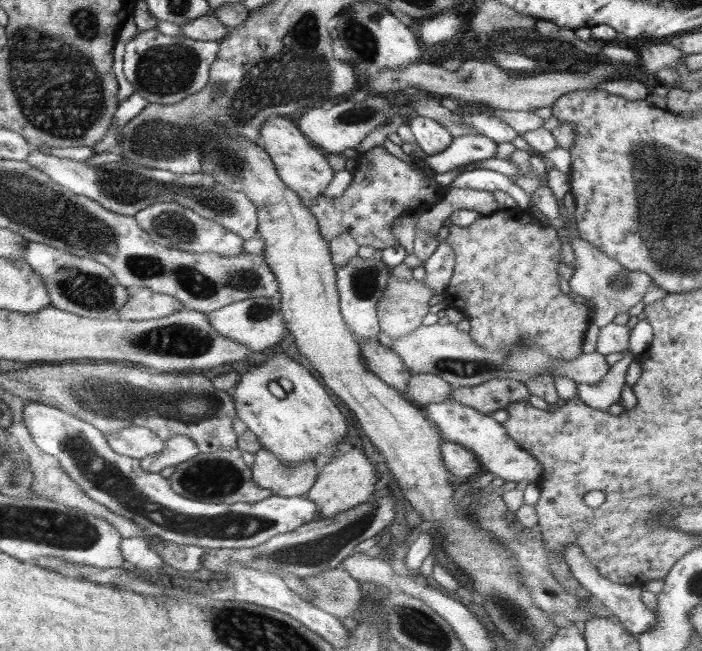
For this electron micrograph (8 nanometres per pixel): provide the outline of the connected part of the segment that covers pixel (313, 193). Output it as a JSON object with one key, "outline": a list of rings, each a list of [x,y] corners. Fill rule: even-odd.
{"outline":[[[273,115],[266,119],[261,126],[257,144],[271,156],[276,172],[286,187],[296,193],[300,199],[307,198],[312,201],[326,191],[335,172],[324,152],[310,142],[298,125],[296,126],[288,118],[283,115]]]}

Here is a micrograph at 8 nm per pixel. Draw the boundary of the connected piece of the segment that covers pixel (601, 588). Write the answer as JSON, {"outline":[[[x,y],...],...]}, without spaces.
{"outline":[[[572,545],[563,552],[563,557],[570,567],[570,572],[575,578],[596,600],[600,600],[604,606],[608,606],[612,616],[620,621],[626,630],[632,635],[639,635],[649,631],[657,621],[655,609],[648,608],[640,599],[641,588],[628,584],[618,584],[608,580],[602,576],[596,567],[585,558],[581,550]]]}

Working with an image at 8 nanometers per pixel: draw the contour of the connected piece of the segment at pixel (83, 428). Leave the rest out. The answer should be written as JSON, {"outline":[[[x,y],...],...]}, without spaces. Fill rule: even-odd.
{"outline":[[[32,401],[27,402],[22,409],[22,418],[28,432],[32,435],[33,441],[36,443],[38,448],[50,453],[56,460],[60,461],[60,465],[63,470],[66,471],[66,474],[80,486],[80,488],[90,497],[92,500],[103,504],[108,510],[115,512],[116,514],[125,516],[130,520],[140,524],[143,528],[146,528],[151,534],[158,536],[159,538],[163,538],[168,542],[175,542],[176,544],[195,544],[196,546],[201,546],[202,548],[210,548],[210,549],[235,549],[235,548],[250,548],[253,546],[258,546],[263,542],[266,542],[269,538],[275,537],[276,535],[281,535],[293,530],[296,530],[299,526],[303,524],[309,523],[310,521],[316,520],[318,518],[317,514],[317,506],[315,502],[308,500],[307,497],[302,496],[290,496],[286,498],[285,496],[270,496],[268,498],[253,502],[253,503],[245,503],[245,502],[235,502],[235,503],[215,503],[214,501],[199,501],[199,500],[190,500],[188,497],[180,496],[180,494],[176,494],[171,489],[171,484],[169,480],[165,477],[162,477],[160,473],[156,472],[146,472],[141,468],[141,461],[132,458],[131,456],[122,456],[118,452],[114,452],[106,437],[100,430],[98,430],[95,426],[92,426],[90,423],[84,422],[84,420],[80,420],[80,417],[74,416],[69,412],[64,412],[56,407],[48,406],[47,404],[35,403]]]}

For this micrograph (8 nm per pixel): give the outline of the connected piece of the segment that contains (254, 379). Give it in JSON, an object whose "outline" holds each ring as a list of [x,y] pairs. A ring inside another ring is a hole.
{"outline":[[[280,353],[276,357],[250,367],[246,373],[241,375],[241,379],[231,391],[235,404],[237,418],[258,437],[261,448],[267,448],[273,452],[286,467],[300,465],[303,460],[316,460],[320,454],[334,458],[336,446],[345,444],[348,434],[346,417],[340,412],[338,406],[330,399],[326,393],[326,387],[294,359],[288,357],[286,353]],[[272,380],[284,382],[288,387],[286,397],[280,399],[268,391],[268,383]]]}

